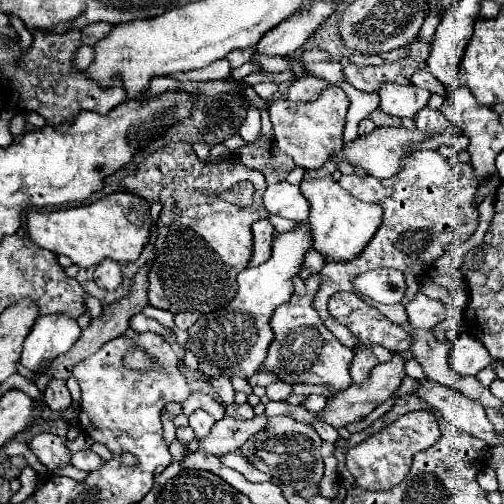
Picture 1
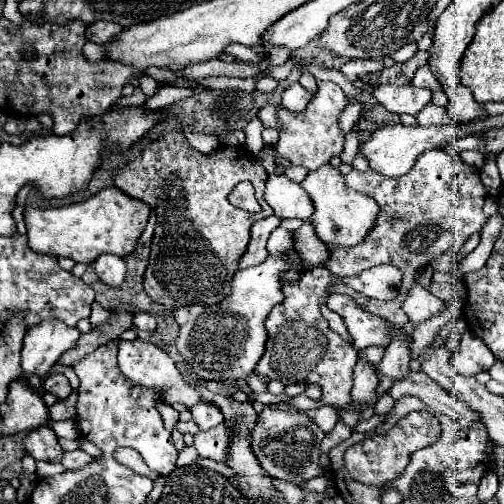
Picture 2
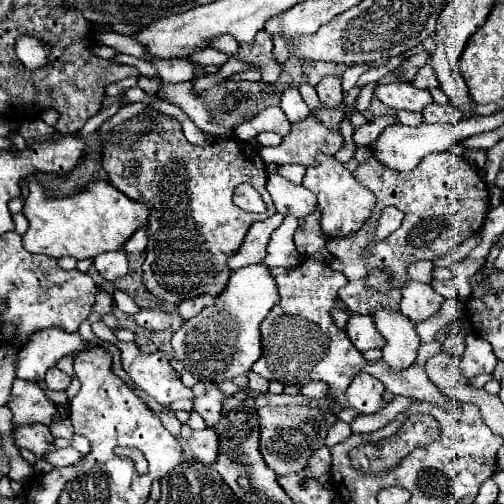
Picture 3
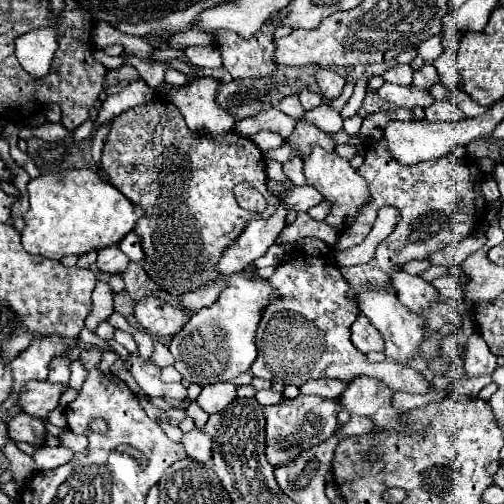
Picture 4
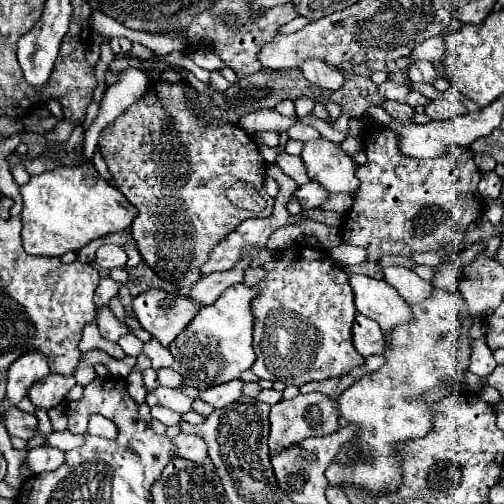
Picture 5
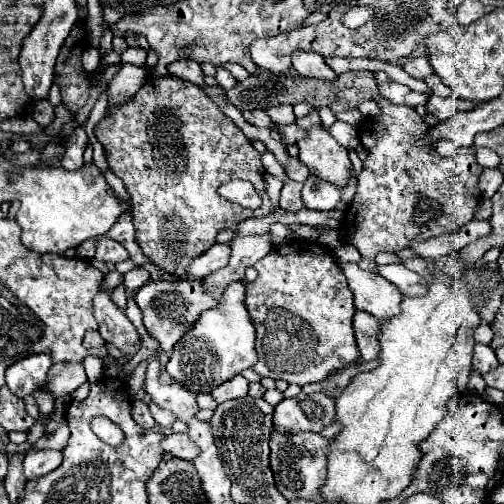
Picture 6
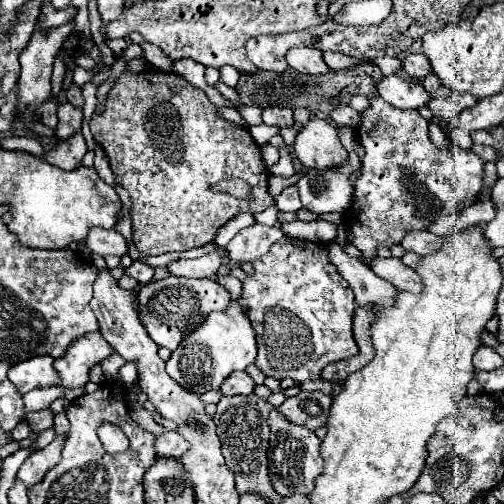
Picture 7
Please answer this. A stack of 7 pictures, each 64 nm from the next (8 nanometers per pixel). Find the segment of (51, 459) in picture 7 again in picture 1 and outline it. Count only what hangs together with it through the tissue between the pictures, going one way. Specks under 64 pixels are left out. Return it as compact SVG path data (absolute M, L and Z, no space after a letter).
M84 450L84 452L74 452L72 458L70 458L70 464L84 470L84 472L88 472L90 468L98 468L102 464L102 458L96 456L90 450Z

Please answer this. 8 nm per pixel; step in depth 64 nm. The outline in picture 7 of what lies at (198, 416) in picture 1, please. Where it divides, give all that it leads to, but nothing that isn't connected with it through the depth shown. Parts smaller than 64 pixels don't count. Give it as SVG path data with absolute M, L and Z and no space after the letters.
M234 372L232 376L228 376L224 380L224 384L220 386L224 396L232 396L232 394L252 394L254 392L254 380L250 378L248 372Z

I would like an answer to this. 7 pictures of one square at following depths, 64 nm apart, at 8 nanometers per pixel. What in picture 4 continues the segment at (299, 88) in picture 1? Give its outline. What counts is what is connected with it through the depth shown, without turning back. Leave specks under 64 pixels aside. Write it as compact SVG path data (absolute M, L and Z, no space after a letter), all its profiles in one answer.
M286 96L286 98L278 104L278 108L280 108L284 114L292 116L292 118L302 118L302 116L304 116L304 110L302 110L302 106L300 106L300 102L298 102L298 96Z

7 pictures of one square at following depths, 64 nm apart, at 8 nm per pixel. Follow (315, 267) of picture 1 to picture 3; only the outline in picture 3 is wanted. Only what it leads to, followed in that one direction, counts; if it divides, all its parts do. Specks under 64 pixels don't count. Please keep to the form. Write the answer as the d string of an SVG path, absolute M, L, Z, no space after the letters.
M316 208L308 218L304 218L304 226L300 226L294 234L296 250L304 258L316 258L330 262L332 254L326 250L326 238L320 236L320 210Z

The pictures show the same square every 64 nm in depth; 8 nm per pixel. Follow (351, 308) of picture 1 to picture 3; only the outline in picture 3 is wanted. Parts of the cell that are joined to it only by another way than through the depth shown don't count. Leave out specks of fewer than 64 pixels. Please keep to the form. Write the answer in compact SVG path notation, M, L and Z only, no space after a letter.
M352 314L350 320L348 320L348 324L346 324L346 332L348 332L348 338L352 342L358 342L358 350L360 352L384 346L382 334L376 332L376 326L372 324L370 316Z

